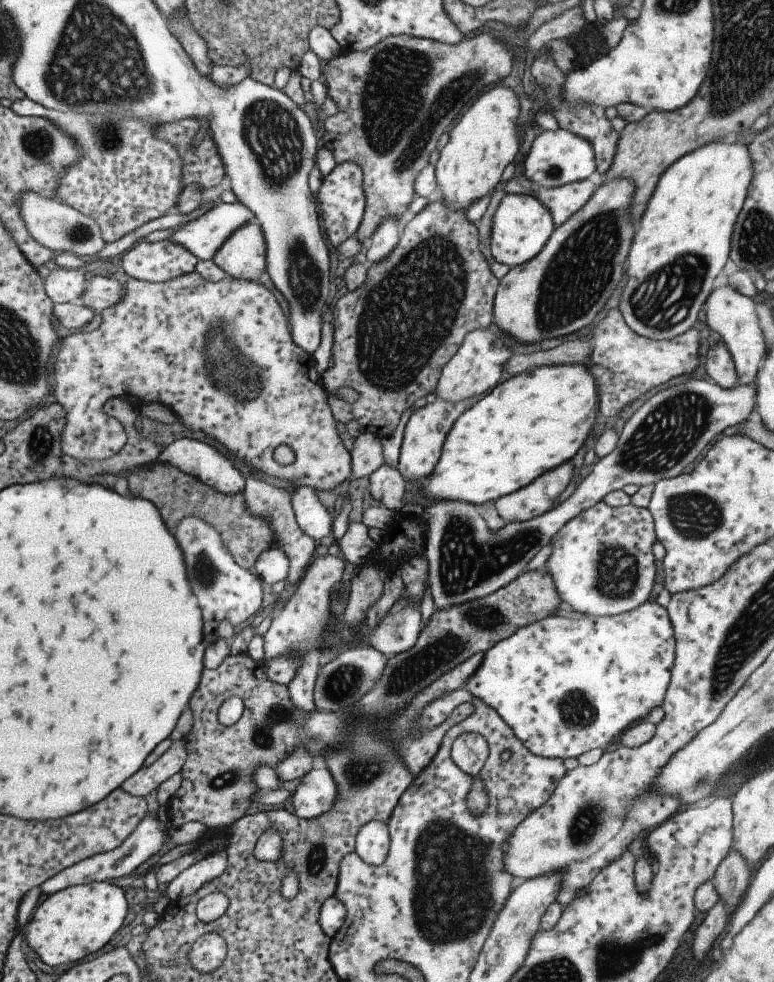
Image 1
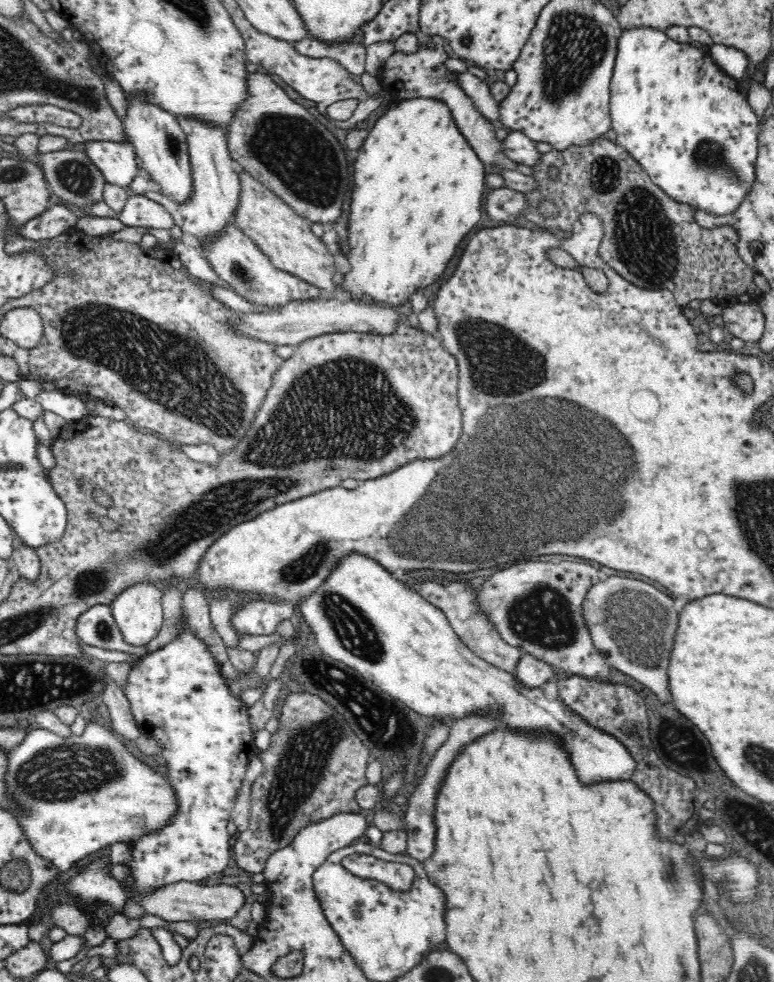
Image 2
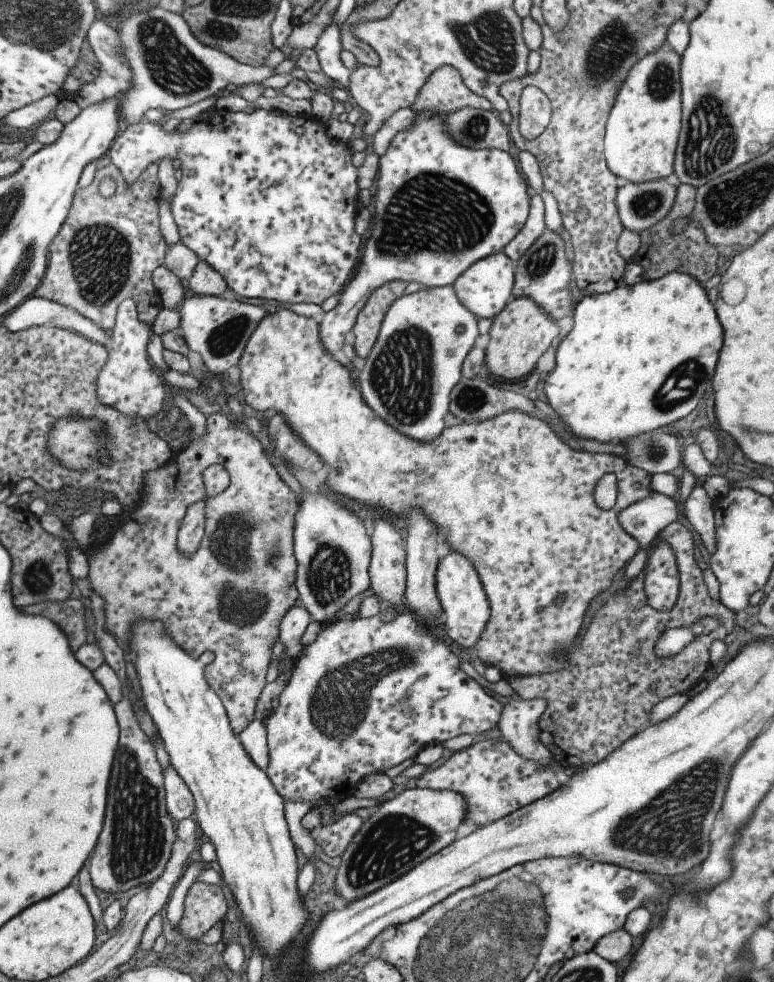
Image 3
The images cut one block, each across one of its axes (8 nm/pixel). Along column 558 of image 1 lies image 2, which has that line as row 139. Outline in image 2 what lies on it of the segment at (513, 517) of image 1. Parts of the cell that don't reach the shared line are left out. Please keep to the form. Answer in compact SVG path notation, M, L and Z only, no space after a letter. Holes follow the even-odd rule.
M419 43L416 52L413 53L396 50L384 60L384 64L378 74L379 83L382 90L392 96L393 101L430 98L446 103L456 127L464 135L464 139L470 143L470 146L483 163L494 164L498 168L514 170L516 163L502 153L502 142L494 137L495 130L494 126L492 126L492 121L488 121L486 117L478 112L473 100L459 85L457 73L450 71L446 67L445 62L449 58L450 56L446 51L435 50L435 47L429 47L425 43Z

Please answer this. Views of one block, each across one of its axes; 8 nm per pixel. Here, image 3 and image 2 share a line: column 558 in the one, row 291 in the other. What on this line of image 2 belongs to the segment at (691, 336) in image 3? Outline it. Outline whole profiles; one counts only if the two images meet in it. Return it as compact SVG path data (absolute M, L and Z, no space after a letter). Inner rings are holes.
M413 98L410 100L393 101L390 107L376 122L374 127L367 134L362 148L358 150L356 162L354 162L354 188L352 190L349 213L348 213L348 251L344 256L350 263L350 270L343 274L340 287L351 295L352 300L366 302L370 299L371 304L385 302L385 305L400 306L410 301L410 298L419 289L425 289L435 284L442 276L444 270L456 254L456 249L460 246L462 238L475 227L476 222L480 222L480 204L484 196L484 166L470 143L464 139L464 135L456 127L450 109L446 103L438 99Z

